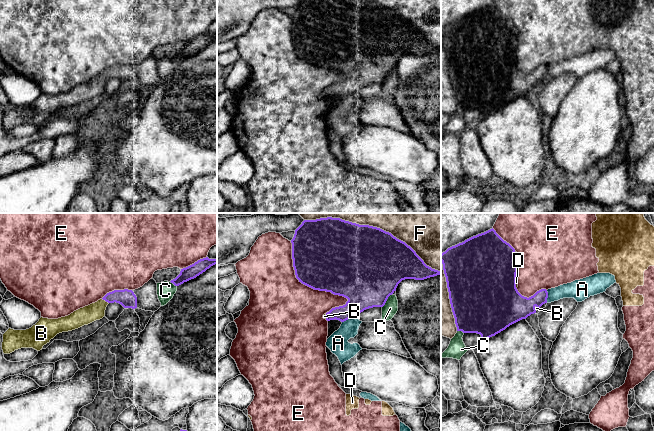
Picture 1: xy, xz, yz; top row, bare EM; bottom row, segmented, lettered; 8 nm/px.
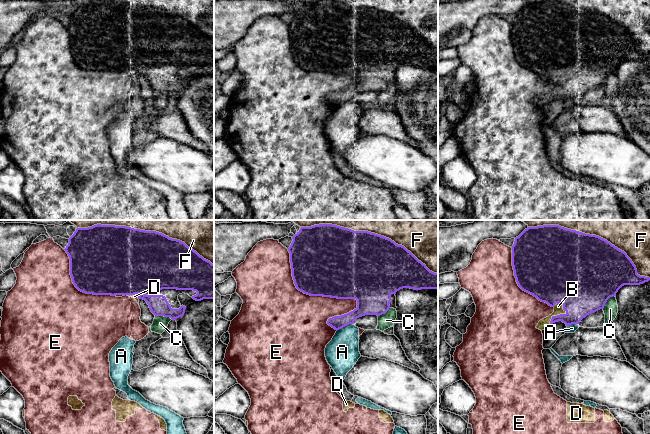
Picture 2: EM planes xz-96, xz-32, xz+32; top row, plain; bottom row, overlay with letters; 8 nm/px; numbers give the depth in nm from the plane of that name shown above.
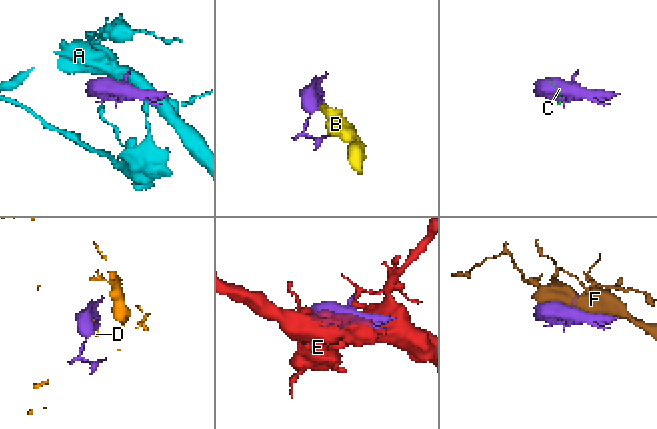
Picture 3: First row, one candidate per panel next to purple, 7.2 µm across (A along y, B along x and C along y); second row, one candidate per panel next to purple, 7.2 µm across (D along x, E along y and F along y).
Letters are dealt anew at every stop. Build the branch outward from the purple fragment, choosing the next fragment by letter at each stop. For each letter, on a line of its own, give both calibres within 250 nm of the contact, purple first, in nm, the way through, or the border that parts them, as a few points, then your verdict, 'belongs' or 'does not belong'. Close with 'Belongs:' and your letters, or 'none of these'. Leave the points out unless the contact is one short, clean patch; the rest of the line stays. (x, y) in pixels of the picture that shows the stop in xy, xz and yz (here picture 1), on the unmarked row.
A: calibres 280 and 160 nm; does not belong
B: calibres 140 and 140 nm; belongs
C: calibres 480 and 120 nm; does not belong
D: calibres 500 and 20 nm; does not belong
E: calibres 500 and 480 nm; does not belong
F: calibres 480 and 300 nm; does not belong
Belongs: B

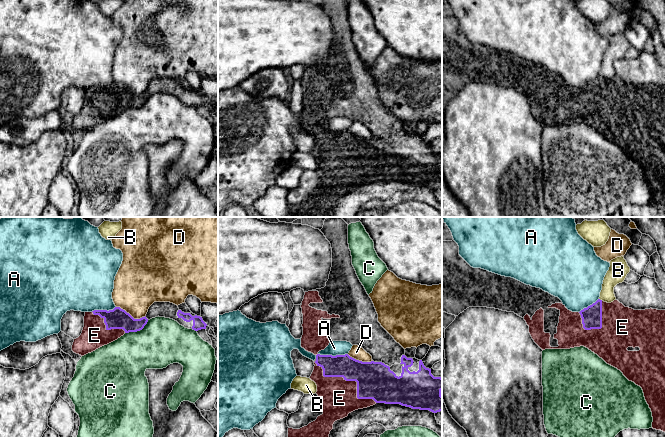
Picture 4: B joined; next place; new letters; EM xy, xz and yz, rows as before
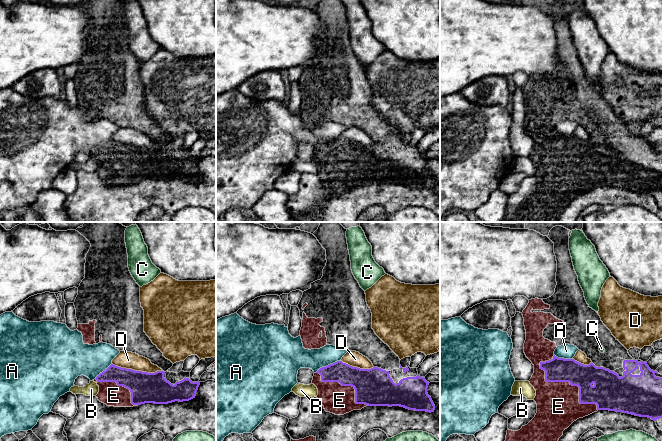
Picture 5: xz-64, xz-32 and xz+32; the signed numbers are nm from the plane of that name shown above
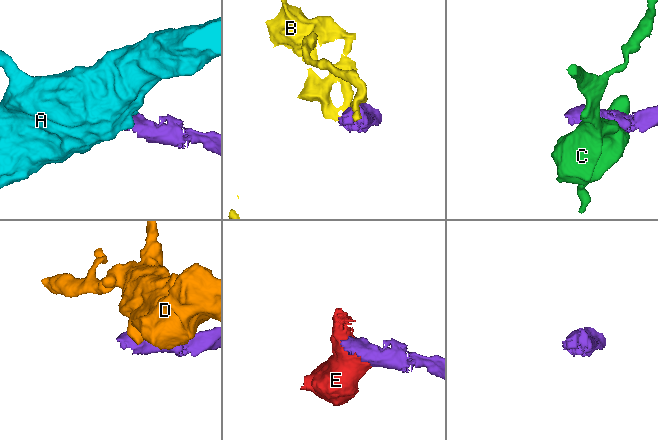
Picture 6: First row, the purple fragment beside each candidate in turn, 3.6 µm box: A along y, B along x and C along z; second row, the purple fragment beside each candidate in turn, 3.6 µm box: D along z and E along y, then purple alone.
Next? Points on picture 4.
A: calibres 180 and 120 nm; border xz (318, 129), (326, 131), (347, 130); does not belong
B: calibres 160 and 150 nm; does not belong
C: calibres 160 and 380 nm; does not belong
D: calibres 160 and 380 nm; does not belong
E: calibres 300 and 300 nm; belongs
Belongs: E

